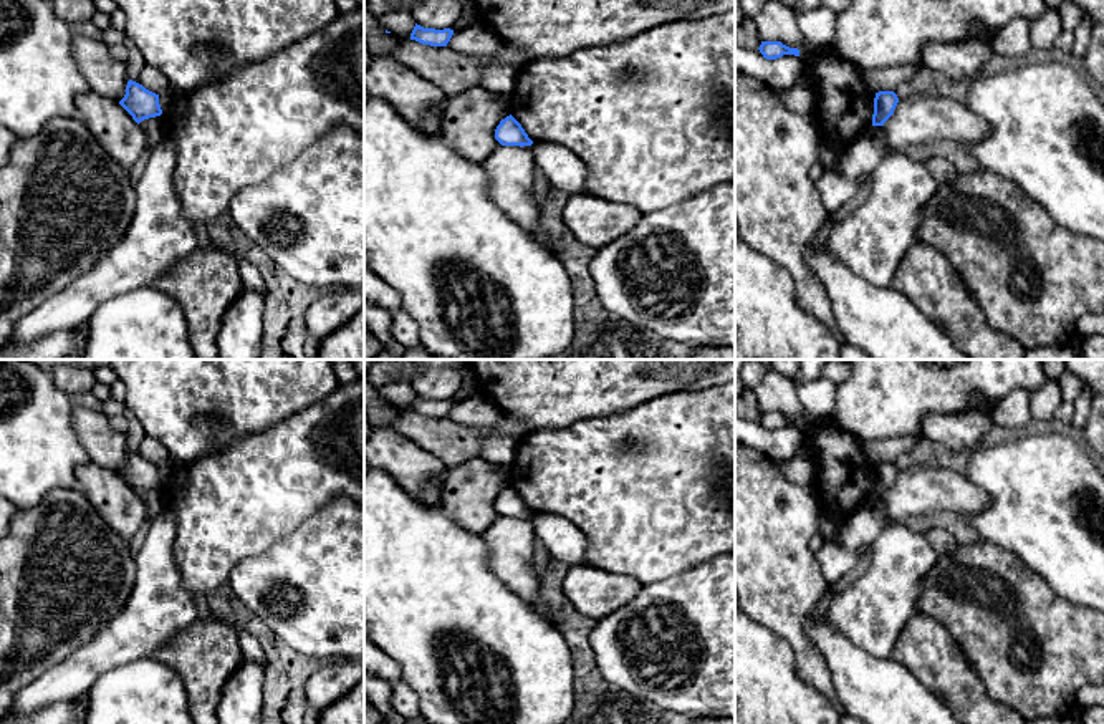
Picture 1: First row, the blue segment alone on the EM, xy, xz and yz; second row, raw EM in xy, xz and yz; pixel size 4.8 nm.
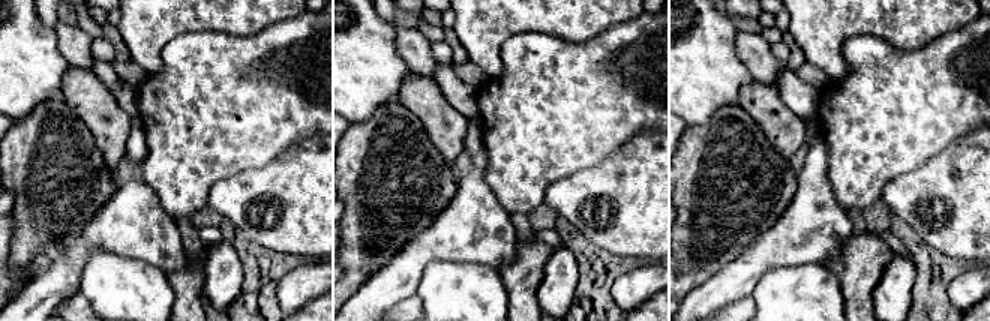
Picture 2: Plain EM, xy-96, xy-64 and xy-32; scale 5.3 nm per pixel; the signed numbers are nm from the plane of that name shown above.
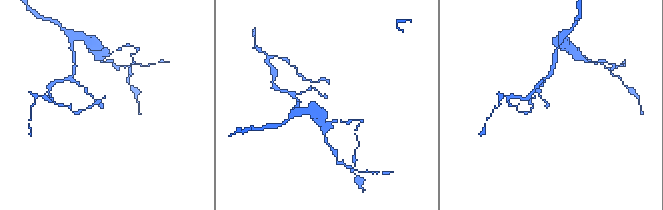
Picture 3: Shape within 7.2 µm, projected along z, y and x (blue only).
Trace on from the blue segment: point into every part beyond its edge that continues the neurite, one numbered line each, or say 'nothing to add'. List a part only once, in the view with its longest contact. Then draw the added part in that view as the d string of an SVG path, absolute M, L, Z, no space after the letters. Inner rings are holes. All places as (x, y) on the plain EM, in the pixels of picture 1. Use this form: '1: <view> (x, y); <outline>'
nothing to add

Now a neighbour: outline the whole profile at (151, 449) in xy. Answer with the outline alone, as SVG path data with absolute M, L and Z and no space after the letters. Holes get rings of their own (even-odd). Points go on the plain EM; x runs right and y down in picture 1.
M147 436L141 444L141 456L156 466L161 466L170 457L170 452L162 442Z

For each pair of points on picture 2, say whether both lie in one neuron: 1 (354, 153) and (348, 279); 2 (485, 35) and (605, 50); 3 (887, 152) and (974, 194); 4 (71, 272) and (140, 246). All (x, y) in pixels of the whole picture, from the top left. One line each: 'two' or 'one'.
1: one
2: two
3: two
4: one

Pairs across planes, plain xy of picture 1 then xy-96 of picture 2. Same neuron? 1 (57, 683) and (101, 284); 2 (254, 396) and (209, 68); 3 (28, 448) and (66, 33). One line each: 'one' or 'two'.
1: two
2: two
3: two

